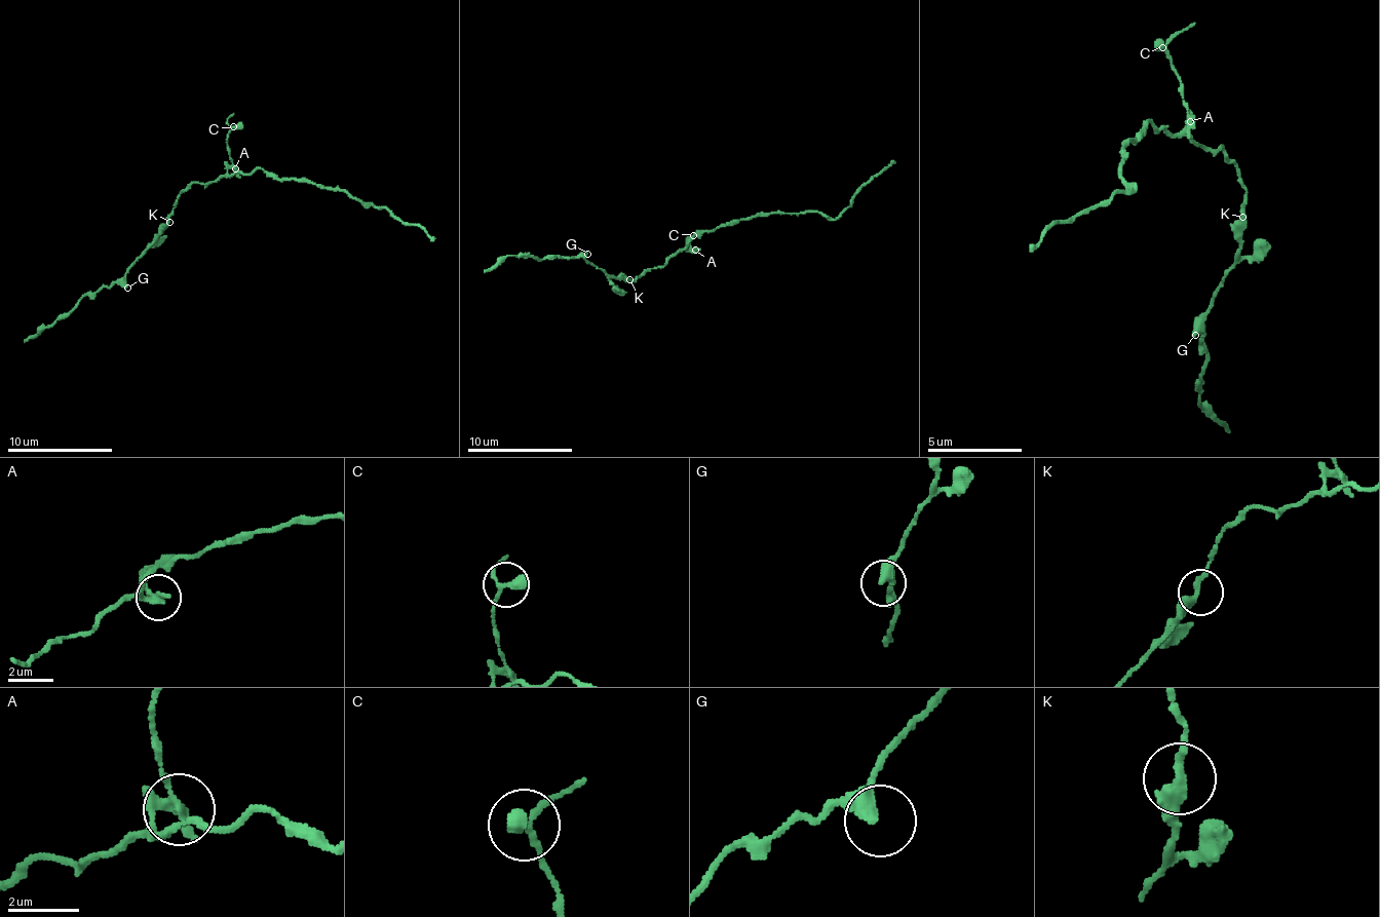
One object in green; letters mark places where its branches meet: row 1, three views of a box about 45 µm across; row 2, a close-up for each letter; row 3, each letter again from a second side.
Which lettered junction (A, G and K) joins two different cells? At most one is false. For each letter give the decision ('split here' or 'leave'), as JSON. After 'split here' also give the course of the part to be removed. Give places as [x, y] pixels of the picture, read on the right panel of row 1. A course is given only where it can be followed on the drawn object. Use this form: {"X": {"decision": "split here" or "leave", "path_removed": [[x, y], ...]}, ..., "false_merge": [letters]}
{"A": {"decision": "split here", "path_removed": [[1191, 122], [1167, 47], [1195, 24]]}, "G": {"decision": "leave"}, "K": {"decision": "leave"}, "false_merge": ["A"]}

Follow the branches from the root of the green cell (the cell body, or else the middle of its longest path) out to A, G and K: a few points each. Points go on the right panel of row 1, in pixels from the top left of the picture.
A: (1195, 146), (1186, 127), (1191, 122)
G: (1195, 146), (1215, 151), (1219, 146), (1238, 169), (1242, 189), (1242, 250), (1195, 335)
K: (1195, 146), (1210, 146), (1215, 151), (1219, 146), (1238, 169), (1238, 184), (1242, 189), (1242, 217)

